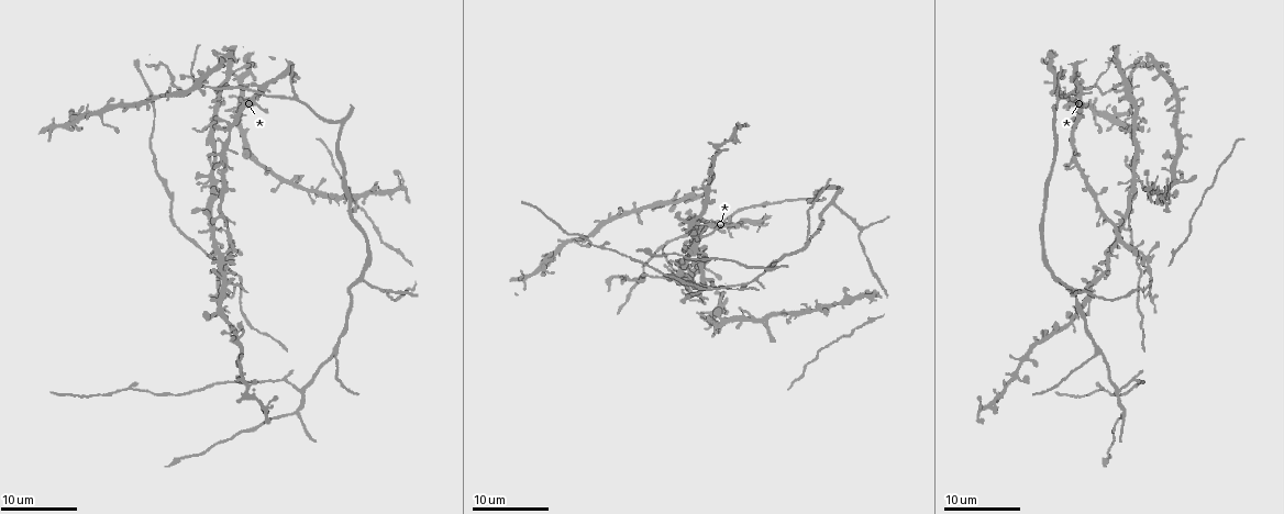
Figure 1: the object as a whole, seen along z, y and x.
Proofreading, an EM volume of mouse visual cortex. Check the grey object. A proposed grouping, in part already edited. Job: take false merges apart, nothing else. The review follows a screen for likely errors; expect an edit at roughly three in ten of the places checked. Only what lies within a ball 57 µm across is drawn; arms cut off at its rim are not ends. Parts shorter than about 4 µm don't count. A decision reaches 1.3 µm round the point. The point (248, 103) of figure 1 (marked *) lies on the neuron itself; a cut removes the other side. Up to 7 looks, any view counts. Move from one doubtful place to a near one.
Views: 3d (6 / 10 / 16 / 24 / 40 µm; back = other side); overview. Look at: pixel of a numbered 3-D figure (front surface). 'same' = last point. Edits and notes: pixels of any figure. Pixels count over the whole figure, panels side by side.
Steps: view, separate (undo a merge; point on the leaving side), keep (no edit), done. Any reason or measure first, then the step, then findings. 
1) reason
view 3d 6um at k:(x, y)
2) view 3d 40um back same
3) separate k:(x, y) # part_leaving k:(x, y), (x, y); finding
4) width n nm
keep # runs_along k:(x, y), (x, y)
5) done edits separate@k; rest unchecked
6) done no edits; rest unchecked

arms part here
view 3d 10um at 1:(252, 91)

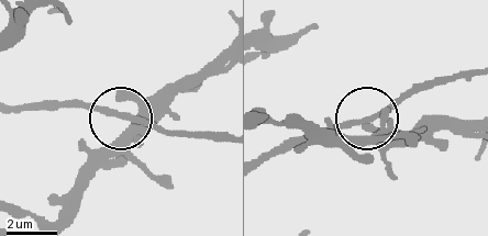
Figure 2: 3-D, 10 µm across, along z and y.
keep # runs_along 2:(110, 156), (134, 133), (134, 123), (89, 108), (47, 108); all the same neuron

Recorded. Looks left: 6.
arms part here
view 3d 6um at 1:(1097, 83)

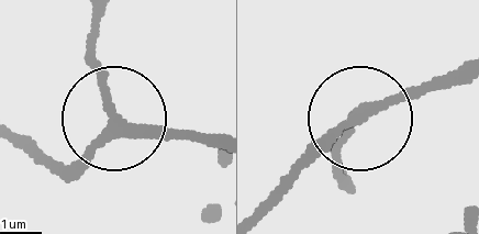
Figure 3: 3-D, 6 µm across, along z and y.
arms 3
keep # runs_along 3:(216, 144), (122, 130), (90, 18); continuous, no second neuron

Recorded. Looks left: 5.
four or more arms meet
view 3d 10um at 1:(168, 96)

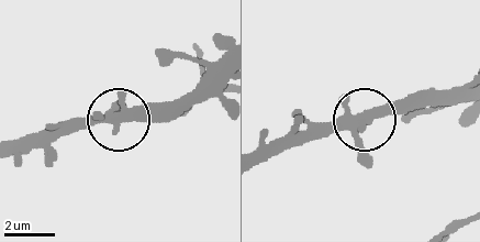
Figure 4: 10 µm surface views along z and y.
keep # one neuron here

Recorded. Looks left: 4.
three arms meet
view 3d 10um at 1:(1140, 268)

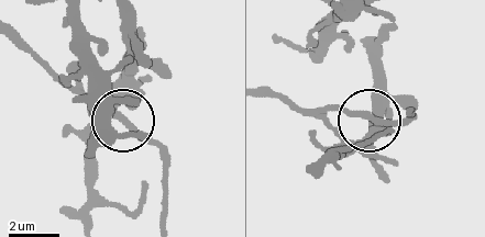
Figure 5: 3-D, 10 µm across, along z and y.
arms 3
keep # runs_along 5:(123, 19), (123, 117), (169, 155); all the same neuron

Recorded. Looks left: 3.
done no edits; rest unchecked

